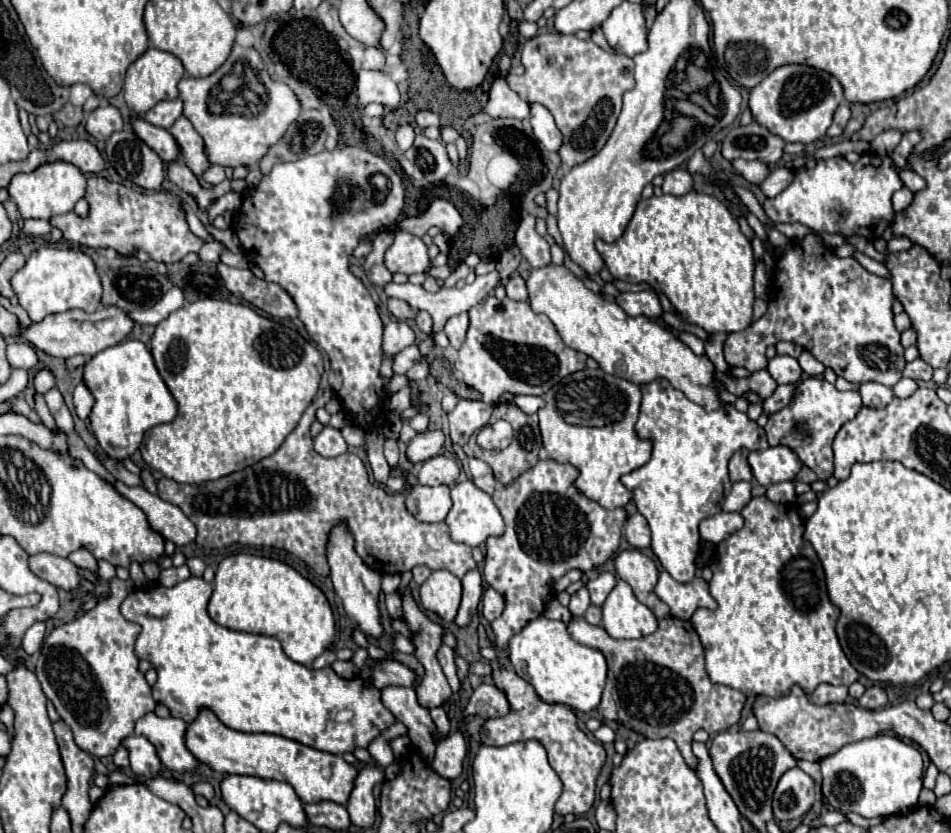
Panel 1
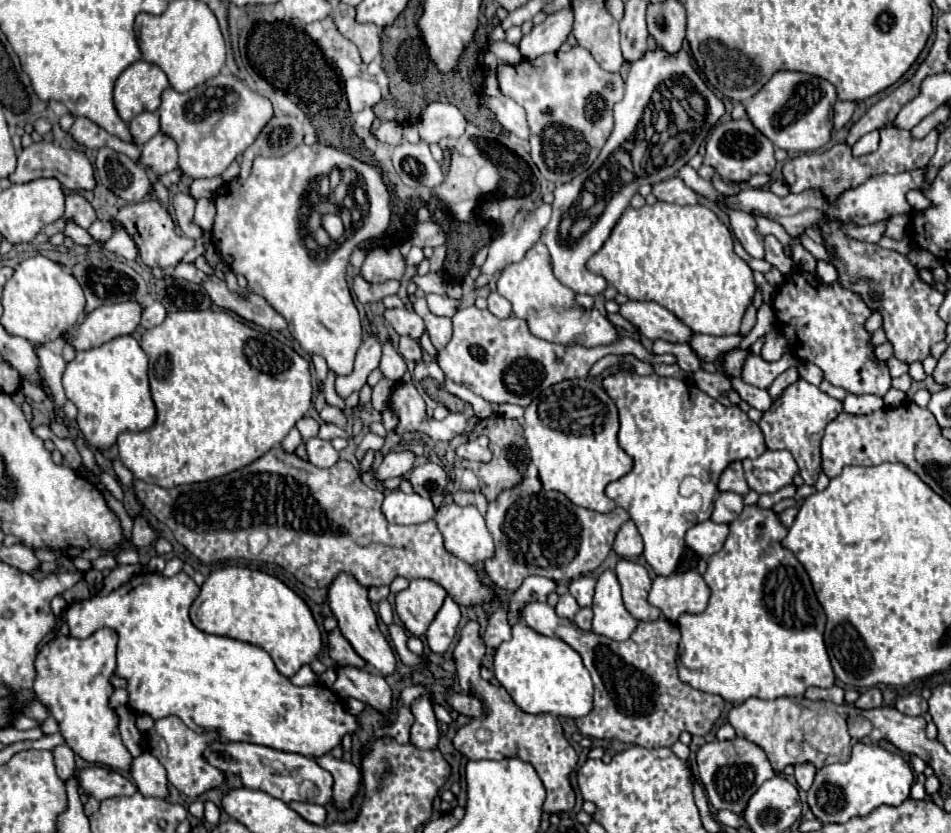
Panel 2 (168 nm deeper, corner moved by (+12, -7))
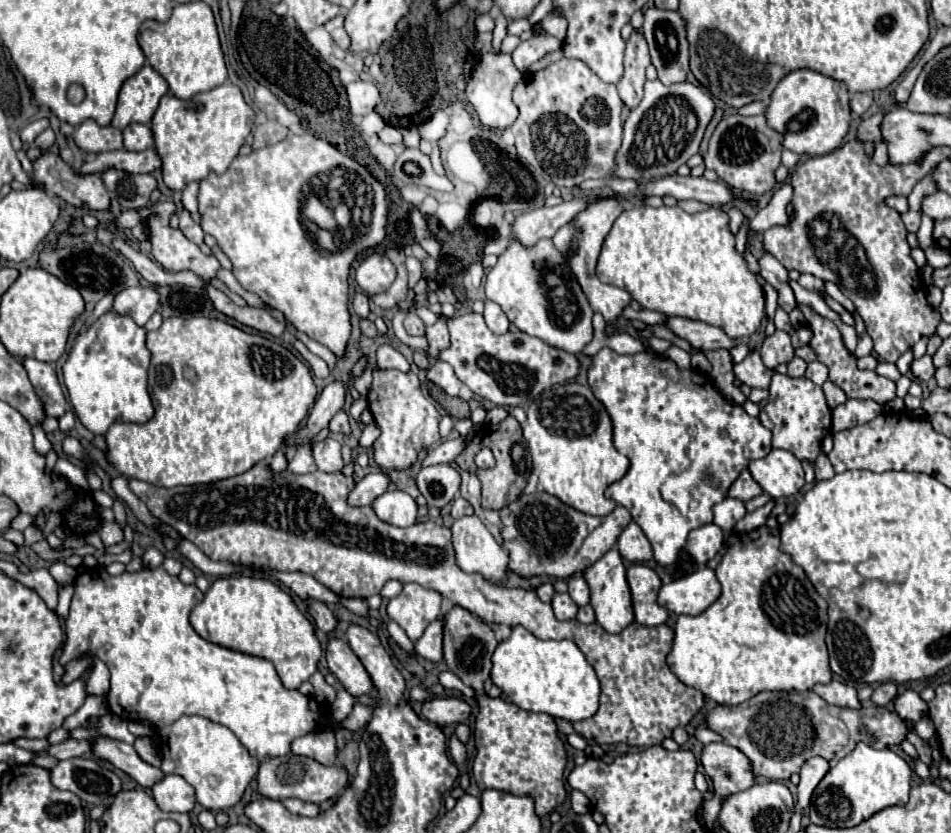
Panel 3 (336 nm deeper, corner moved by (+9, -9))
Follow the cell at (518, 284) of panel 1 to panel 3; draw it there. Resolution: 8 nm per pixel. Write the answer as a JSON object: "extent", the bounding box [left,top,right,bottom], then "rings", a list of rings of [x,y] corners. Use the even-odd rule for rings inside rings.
{"extent":[483,301,509,335],"rings":[[[485,301],[485,311],[483,311],[483,317],[485,317],[485,323],[487,327],[501,335],[505,331],[509,331],[509,321],[507,321],[507,315],[503,313],[503,309],[499,309],[499,305],[495,305],[493,301]]]}

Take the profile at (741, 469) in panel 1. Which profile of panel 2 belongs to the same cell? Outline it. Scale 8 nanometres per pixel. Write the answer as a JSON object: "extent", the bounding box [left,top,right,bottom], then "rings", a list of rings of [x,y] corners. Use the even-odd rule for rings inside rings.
{"extent":[718,463,750,495],"rings":[[[732,463],[718,481],[718,489],[720,491],[734,491],[738,495],[746,495],[750,491],[746,479],[744,479],[744,471],[742,471],[742,463]]]}

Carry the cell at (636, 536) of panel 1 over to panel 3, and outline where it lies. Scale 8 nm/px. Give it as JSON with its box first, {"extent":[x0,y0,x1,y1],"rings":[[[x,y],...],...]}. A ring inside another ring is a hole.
{"extent":[617,523,653,563],"rings":[[[629,523],[623,529],[623,533],[619,535],[619,541],[617,541],[617,549],[619,549],[621,557],[631,563],[649,561],[653,557],[651,543],[637,523]]]}

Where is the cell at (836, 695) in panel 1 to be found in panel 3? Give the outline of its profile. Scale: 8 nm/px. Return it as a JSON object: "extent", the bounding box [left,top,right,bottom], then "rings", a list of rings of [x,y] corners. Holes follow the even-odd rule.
{"extent":[813,678,861,709],"rings":[[[834,678],[827,685],[815,685],[813,691],[819,693],[819,697],[823,697],[831,705],[849,707],[849,709],[859,709],[861,707],[861,703],[857,699],[857,691],[853,689],[853,686],[841,680]]]}

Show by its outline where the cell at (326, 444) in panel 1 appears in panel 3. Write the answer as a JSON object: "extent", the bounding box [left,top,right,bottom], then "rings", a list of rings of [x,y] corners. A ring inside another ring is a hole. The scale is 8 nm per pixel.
{"extent":[313,439,343,473],"rings":[[[325,439],[319,441],[313,447],[313,457],[317,463],[319,471],[327,471],[327,473],[335,473],[343,469],[343,459],[341,459],[341,443],[335,439]]]}

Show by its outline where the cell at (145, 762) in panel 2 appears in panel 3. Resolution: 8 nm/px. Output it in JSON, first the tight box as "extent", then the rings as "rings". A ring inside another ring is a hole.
{"extent":[151,775,195,813],"rings":[[[165,775],[151,787],[151,795],[161,811],[191,813],[195,805],[193,787],[179,775]]]}

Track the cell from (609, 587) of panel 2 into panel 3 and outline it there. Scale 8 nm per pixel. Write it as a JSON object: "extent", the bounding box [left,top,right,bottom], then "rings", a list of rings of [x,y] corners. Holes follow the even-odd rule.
{"extent":[585,549,633,633],"rings":[[[611,549],[607,551],[597,563],[593,563],[585,571],[585,579],[591,587],[591,607],[595,609],[597,623],[607,631],[607,633],[621,633],[627,625],[633,623],[633,607],[631,607],[631,593],[629,585],[625,579],[625,567],[621,561],[619,551]]]}

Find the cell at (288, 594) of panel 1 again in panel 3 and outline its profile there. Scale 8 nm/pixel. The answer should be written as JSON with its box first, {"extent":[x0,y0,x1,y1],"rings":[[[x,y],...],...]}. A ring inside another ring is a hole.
{"extent":[191,575,321,689],"rings":[[[247,575],[219,577],[209,587],[203,601],[193,607],[191,625],[211,643],[269,659],[287,689],[299,689],[299,685],[317,671],[321,643],[311,621],[299,611],[291,595],[269,579]]]}

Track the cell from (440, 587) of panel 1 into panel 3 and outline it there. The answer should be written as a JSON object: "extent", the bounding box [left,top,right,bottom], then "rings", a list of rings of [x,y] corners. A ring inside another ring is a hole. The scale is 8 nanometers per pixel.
{"extent":[387,583,443,643],"rings":[[[405,583],[403,591],[389,601],[387,613],[415,643],[425,627],[441,615],[441,603],[443,597],[437,591],[417,583]]]}

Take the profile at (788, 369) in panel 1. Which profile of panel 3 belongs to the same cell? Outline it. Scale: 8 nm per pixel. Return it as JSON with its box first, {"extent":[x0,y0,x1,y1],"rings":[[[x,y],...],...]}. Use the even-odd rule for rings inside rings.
{"extent":[733,349,773,389],"rings":[[[753,349],[741,363],[735,365],[733,373],[735,373],[735,377],[741,383],[749,385],[751,389],[769,389],[769,385],[771,385],[771,373],[773,371],[763,365],[759,351]]]}

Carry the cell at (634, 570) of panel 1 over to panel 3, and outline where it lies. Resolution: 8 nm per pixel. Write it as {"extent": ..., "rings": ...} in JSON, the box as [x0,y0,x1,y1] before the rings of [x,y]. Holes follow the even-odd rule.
{"extent":[627,565,669,627],"rings":[[[631,565],[627,569],[627,583],[633,597],[635,621],[647,627],[665,623],[669,611],[657,603],[657,593],[661,587],[659,575],[647,565]]]}

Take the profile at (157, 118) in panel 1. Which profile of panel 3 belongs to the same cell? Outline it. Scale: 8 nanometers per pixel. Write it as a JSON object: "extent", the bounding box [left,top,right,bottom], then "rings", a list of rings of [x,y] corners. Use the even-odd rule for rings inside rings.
{"extent":[123,123,153,151],"rings":[[[131,123],[123,129],[123,143],[129,151],[145,151],[153,147],[153,133],[149,125]]]}

